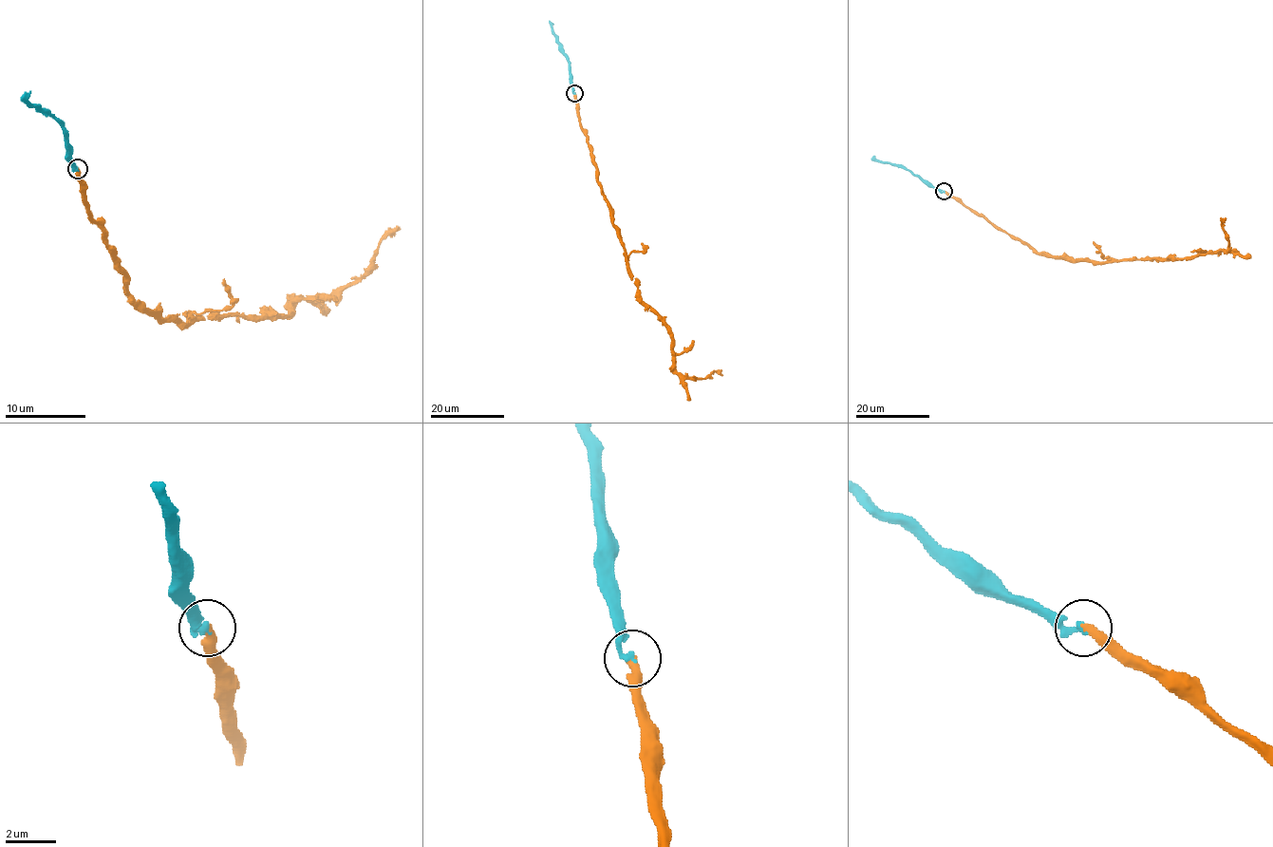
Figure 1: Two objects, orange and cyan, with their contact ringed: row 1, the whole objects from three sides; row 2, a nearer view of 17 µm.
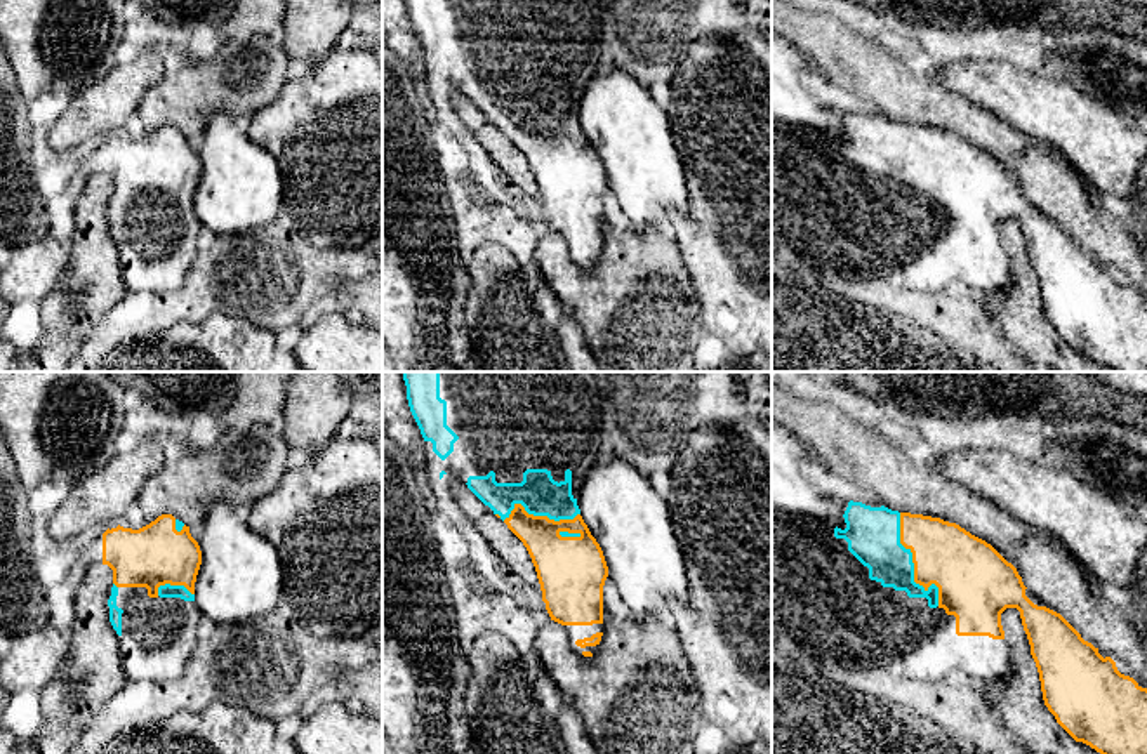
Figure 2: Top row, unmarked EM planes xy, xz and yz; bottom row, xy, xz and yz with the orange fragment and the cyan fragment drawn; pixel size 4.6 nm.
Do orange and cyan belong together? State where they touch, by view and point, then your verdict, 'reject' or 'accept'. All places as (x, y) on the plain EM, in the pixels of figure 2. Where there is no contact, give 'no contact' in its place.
meets orange in yz at (914, 178); accept

